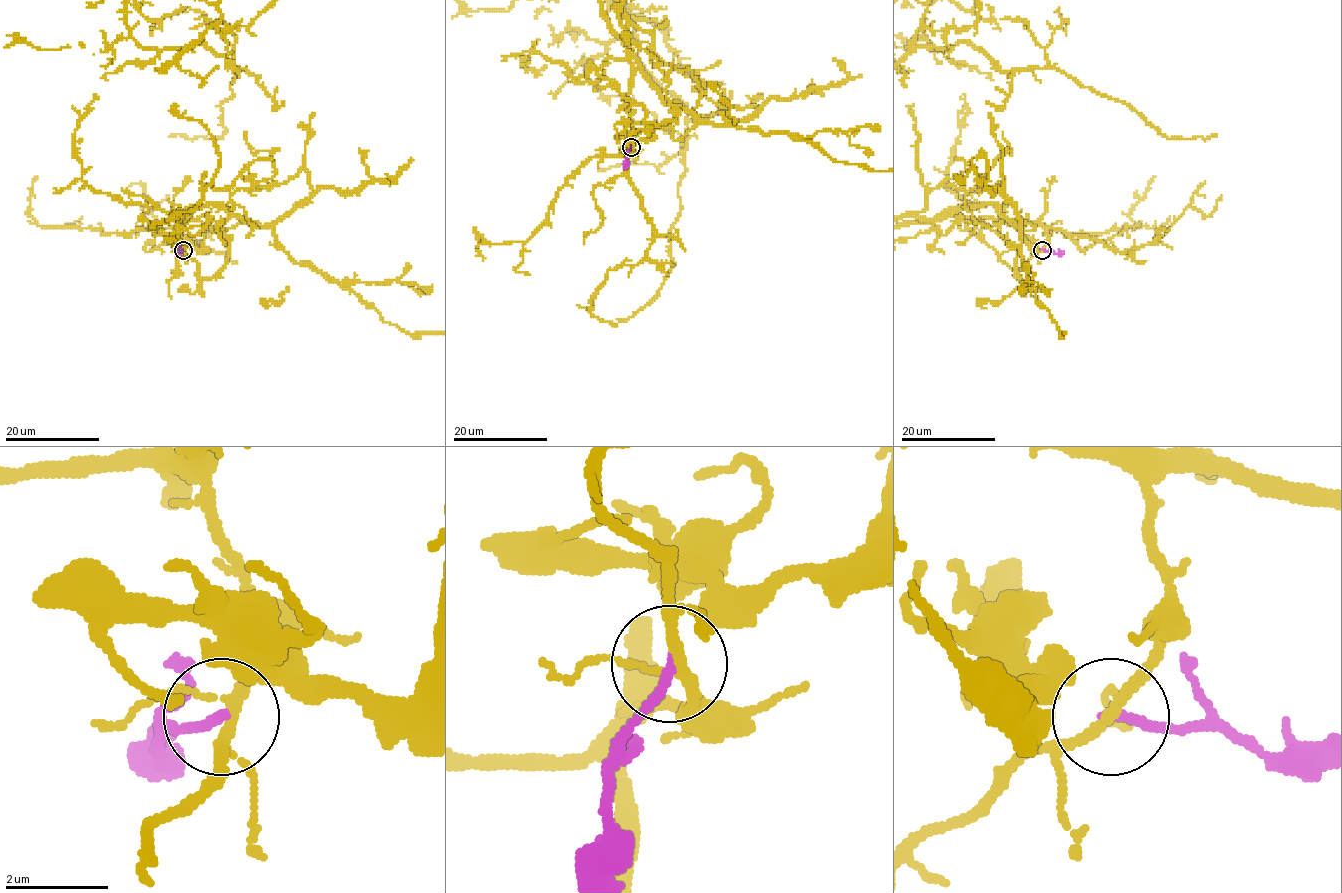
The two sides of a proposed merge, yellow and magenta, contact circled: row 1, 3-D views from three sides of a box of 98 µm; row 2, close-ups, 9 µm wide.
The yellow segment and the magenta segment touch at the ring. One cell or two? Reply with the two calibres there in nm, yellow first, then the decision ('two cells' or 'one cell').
180 nm thick on the yellow side, 180 nm on the other; two cells

